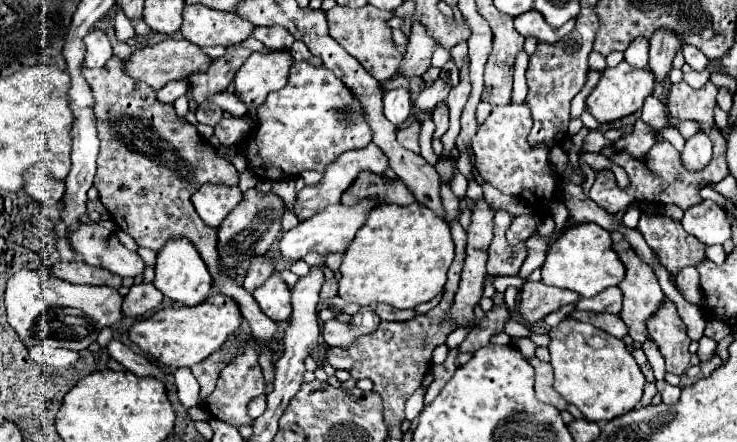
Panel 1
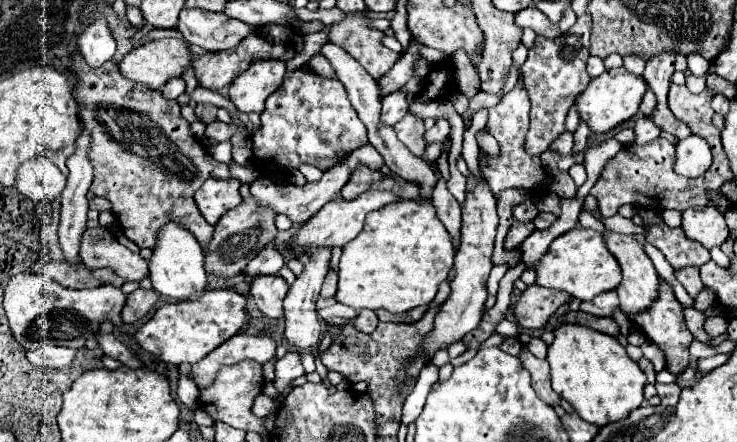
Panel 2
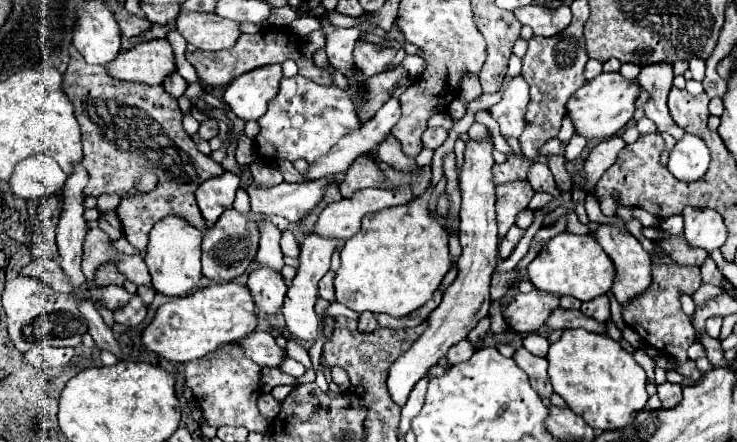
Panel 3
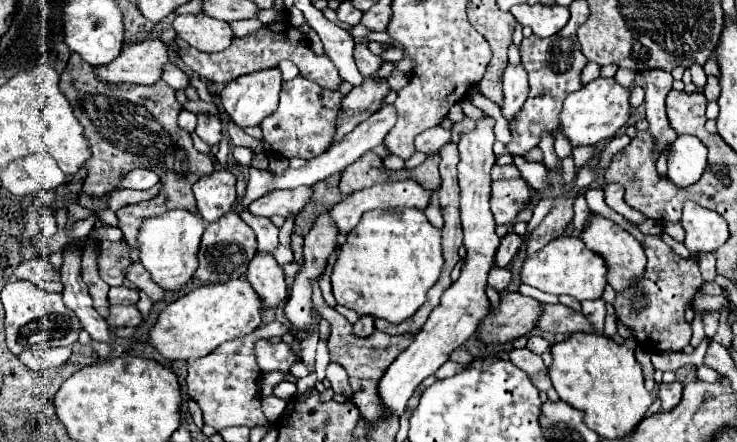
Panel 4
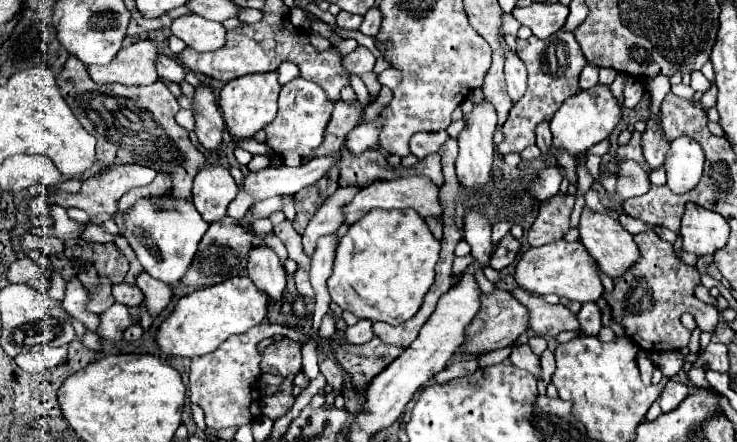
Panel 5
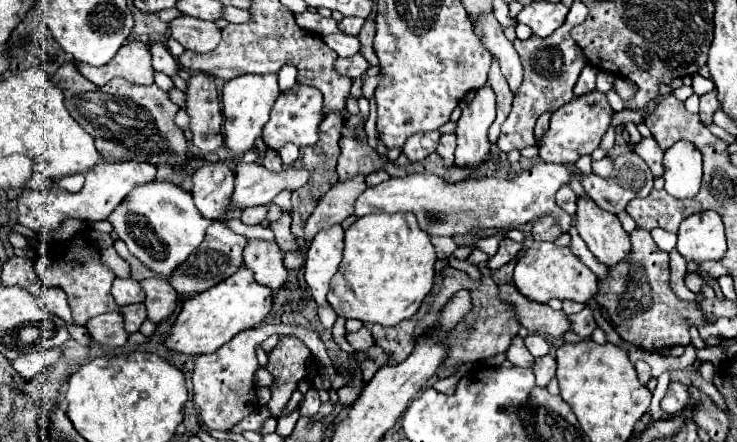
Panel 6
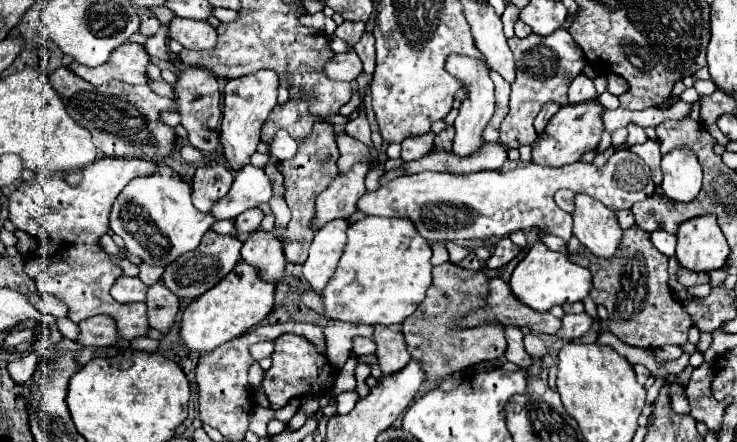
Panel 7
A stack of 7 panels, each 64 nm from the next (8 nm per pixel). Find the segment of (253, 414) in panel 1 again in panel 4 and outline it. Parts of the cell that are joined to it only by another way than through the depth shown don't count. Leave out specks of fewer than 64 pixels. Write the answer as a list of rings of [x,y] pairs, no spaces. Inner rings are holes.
[[[271,394],[260,398],[262,412],[270,422],[276,422],[282,414],[282,410],[286,408],[286,400],[280,400],[275,395]]]

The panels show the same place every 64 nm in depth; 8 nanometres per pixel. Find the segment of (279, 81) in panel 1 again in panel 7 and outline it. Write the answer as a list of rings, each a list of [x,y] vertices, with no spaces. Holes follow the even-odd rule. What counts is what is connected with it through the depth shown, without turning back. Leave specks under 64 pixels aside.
[[[260,70],[248,76],[228,80],[224,88],[220,144],[224,148],[226,160],[234,170],[250,162],[250,156],[256,152],[256,144],[260,142],[262,124],[266,122],[270,110],[276,106],[276,100],[278,100],[278,76],[272,70]]]

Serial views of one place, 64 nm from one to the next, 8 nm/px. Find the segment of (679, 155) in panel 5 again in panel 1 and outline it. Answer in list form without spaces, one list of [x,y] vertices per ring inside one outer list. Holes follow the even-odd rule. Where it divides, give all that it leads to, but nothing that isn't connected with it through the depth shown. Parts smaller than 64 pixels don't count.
[[[698,132],[690,140],[686,140],[684,152],[680,156],[682,156],[682,164],[688,170],[700,170],[712,158],[712,140],[704,132]]]

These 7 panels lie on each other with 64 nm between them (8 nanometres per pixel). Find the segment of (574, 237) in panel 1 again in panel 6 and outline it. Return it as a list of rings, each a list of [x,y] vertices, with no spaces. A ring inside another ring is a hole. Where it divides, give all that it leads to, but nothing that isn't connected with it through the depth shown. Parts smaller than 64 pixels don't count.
[[[532,242],[514,268],[514,286],[534,302],[548,302],[550,298],[590,302],[598,292],[596,274],[572,254],[570,246],[556,246],[554,242]]]

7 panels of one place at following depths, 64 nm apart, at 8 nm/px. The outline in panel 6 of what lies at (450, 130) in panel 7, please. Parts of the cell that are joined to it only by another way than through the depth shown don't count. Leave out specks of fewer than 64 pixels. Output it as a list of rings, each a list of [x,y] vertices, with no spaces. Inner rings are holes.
[[[444,134],[438,144],[438,150],[436,150],[442,156],[444,164],[454,164],[454,150],[456,150],[456,136]]]

